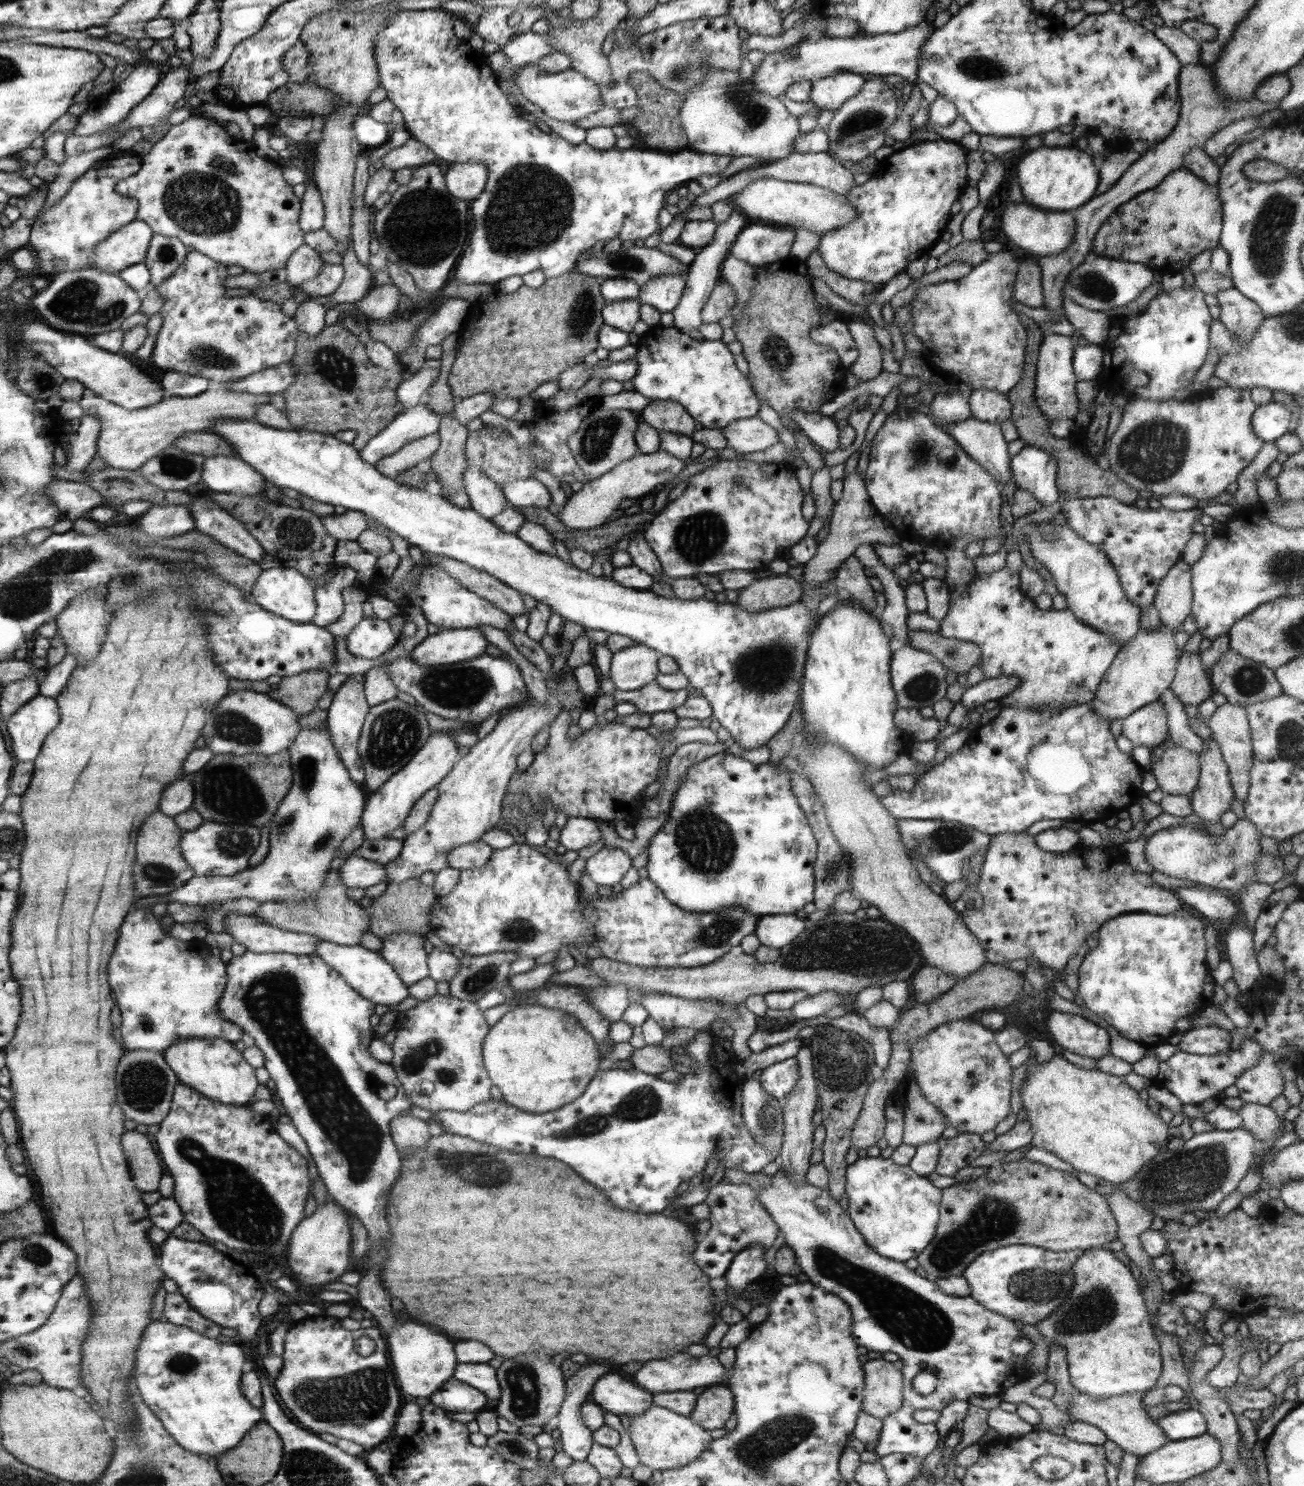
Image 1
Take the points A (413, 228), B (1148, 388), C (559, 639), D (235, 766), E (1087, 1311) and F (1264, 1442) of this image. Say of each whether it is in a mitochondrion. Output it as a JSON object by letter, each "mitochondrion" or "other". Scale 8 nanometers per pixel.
{"A":"mitochondrion","B":"other","C":"other","D":"mitochondrion","E":"mitochondrion","F":"other"}

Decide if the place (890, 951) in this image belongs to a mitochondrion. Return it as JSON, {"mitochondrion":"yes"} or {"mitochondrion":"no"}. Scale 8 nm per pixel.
{"mitochondrion":"yes"}

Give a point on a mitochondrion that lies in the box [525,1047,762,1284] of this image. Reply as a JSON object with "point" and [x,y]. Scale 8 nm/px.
{"point":[641,1103]}

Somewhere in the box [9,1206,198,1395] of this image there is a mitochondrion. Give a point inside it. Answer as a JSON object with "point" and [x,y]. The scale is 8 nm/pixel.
{"point":[38,1253]}

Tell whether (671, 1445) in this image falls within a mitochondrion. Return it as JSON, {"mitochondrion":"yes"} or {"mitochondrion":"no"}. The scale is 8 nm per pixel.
{"mitochondrion":"no"}

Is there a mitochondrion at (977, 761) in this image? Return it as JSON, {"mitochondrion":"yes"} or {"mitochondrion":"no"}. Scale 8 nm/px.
{"mitochondrion":"no"}

